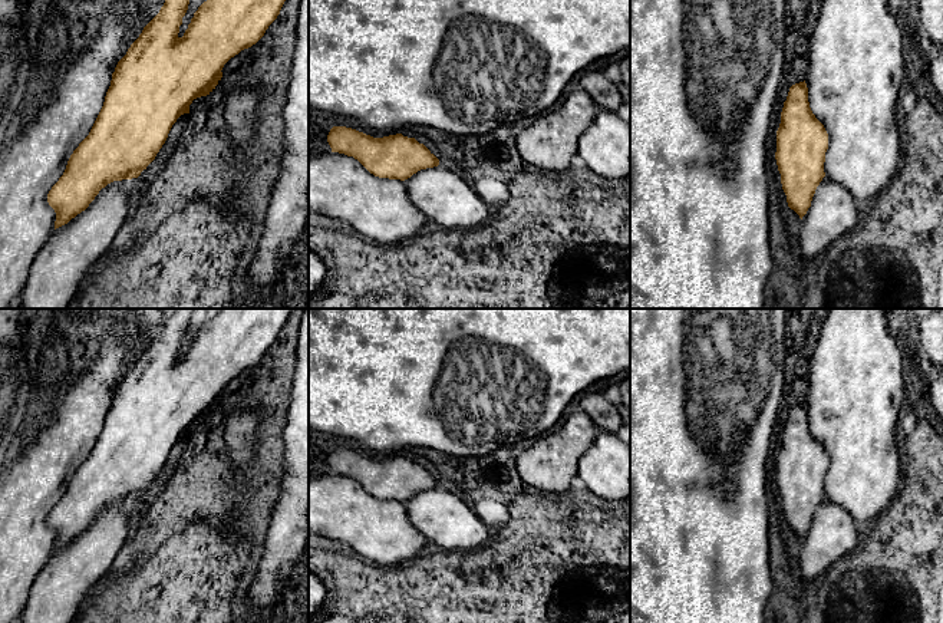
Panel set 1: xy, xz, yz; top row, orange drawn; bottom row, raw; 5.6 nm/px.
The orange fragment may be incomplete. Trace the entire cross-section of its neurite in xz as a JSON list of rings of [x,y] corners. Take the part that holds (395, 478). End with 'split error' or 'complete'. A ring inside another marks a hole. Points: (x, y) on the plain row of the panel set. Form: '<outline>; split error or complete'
[[[333,448],[327,464],[332,474],[353,478],[379,500],[405,502],[421,491],[439,487],[423,465],[402,455],[373,459],[352,449]]]; complete

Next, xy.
[[[172,309],[159,334],[118,383],[89,456],[73,472],[63,497],[47,515],[47,524],[56,534],[55,551],[85,533],[108,505],[138,500],[146,491],[177,441],[189,435],[194,421],[215,411],[231,379],[264,357],[294,309],[221,309],[198,329],[179,359],[192,310]]]; complete

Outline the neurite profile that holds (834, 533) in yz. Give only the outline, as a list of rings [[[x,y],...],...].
[[[822,500],[815,511],[811,528],[801,541],[801,578],[812,586],[860,545],[864,528],[841,505]]]

